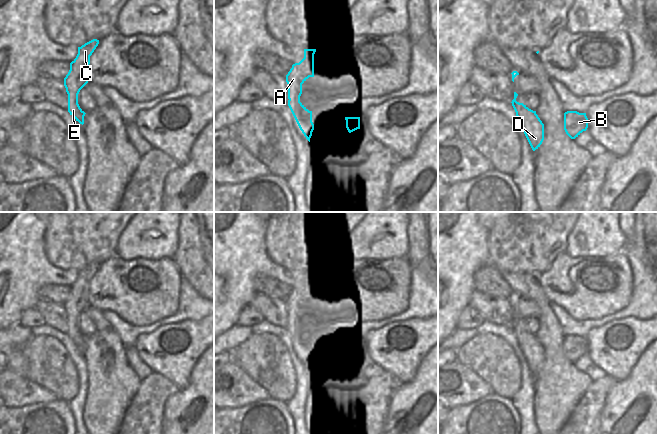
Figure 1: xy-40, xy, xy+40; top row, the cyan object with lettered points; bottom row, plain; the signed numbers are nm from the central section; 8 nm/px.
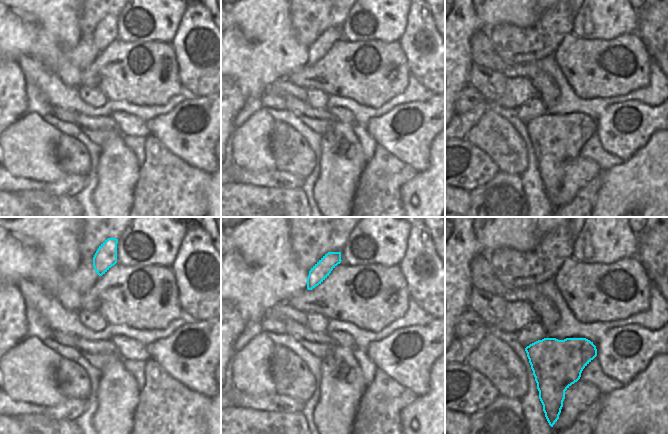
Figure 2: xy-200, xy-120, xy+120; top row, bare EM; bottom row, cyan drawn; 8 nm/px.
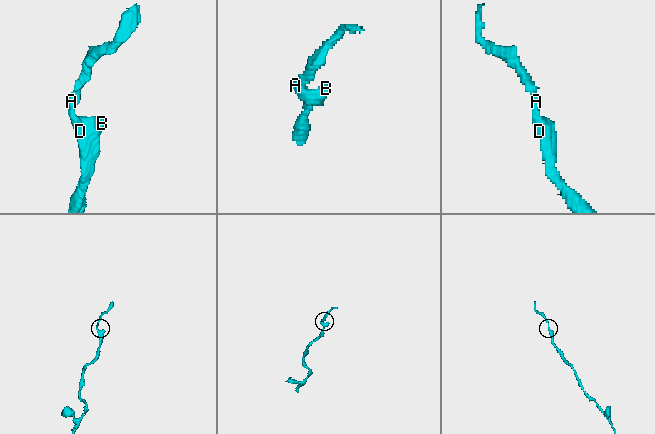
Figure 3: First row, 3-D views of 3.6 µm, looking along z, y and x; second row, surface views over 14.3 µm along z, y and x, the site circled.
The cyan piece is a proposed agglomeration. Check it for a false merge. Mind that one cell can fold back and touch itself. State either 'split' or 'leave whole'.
leave whole

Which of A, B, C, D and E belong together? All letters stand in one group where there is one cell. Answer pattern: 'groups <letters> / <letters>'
groups A B C D E

